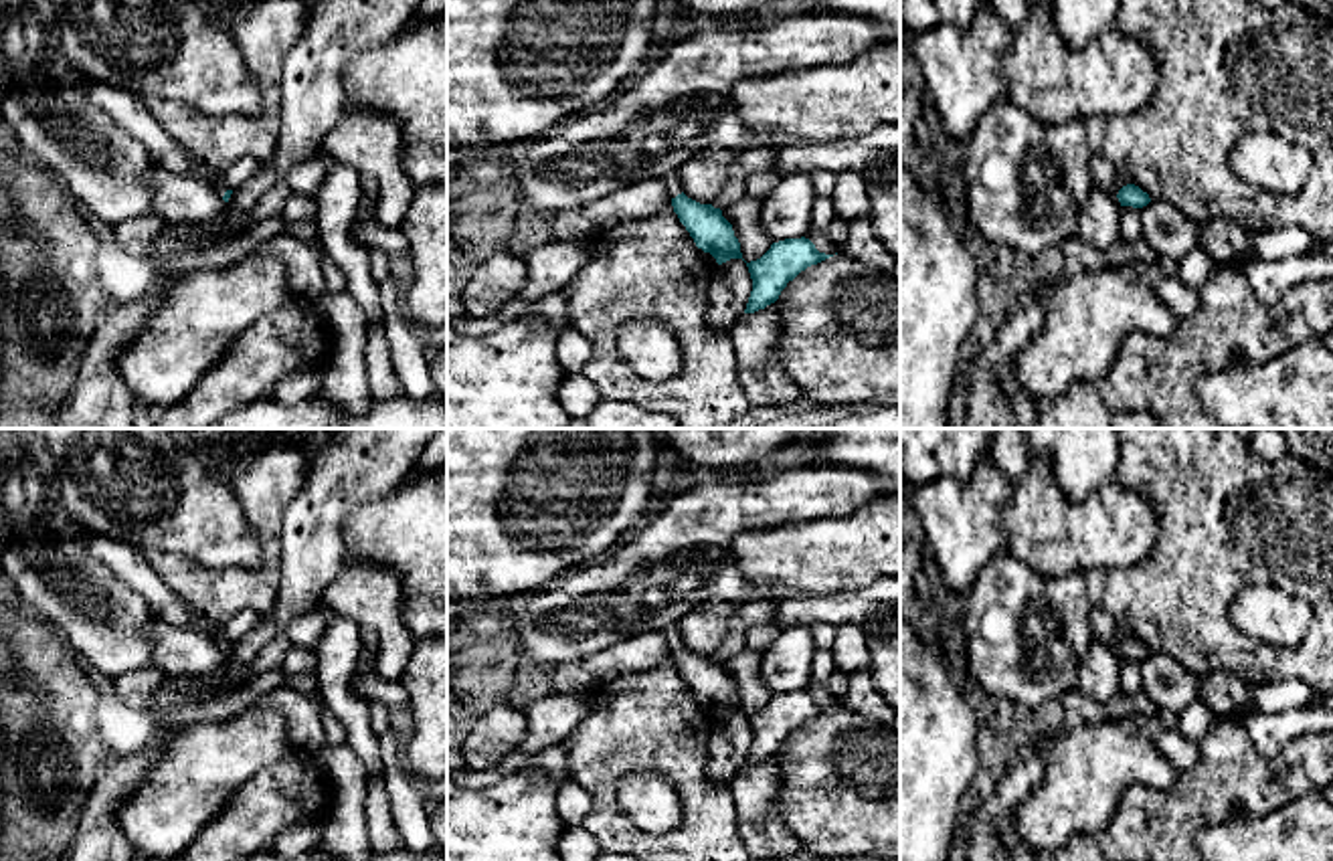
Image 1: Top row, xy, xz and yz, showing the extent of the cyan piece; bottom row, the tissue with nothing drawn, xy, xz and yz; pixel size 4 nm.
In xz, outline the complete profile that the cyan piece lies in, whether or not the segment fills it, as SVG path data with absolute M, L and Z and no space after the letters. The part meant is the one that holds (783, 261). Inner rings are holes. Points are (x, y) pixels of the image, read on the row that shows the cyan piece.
M805 236L773 243L761 259L746 263L752 291L744 313L754 313L775 303L789 281L829 257L833 255L819 253Z

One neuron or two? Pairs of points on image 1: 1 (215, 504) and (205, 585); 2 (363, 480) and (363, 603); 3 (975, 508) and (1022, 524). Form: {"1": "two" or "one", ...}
{"1": "two", "2": "two", "3": "two"}

